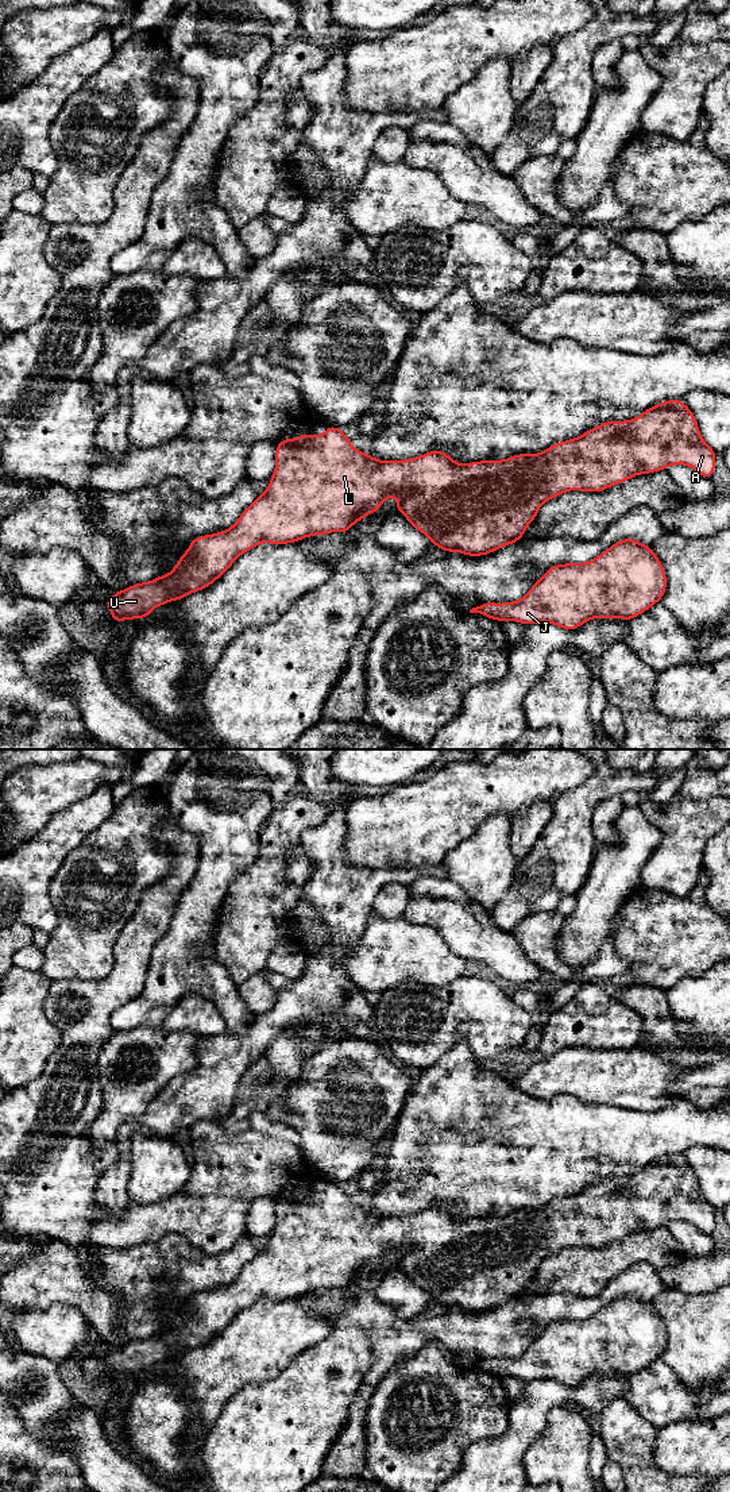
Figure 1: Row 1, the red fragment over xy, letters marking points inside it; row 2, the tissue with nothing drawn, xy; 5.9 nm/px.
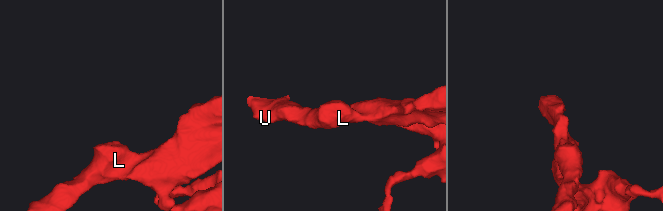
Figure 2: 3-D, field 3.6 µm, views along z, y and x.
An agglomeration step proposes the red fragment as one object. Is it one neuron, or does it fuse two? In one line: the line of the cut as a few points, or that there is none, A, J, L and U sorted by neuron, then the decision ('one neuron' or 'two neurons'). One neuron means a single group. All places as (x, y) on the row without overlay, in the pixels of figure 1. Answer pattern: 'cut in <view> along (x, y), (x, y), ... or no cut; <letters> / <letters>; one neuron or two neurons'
cut in xy along (476, 1363), (479, 1368); A L U / J; two neurons

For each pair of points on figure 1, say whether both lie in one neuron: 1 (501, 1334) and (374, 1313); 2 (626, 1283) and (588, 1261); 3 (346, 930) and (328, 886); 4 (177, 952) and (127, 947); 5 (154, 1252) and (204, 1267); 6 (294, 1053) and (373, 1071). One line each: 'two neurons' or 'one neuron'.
1: one neuron
2: two neurons
3: one neuron
4: two neurons
5: one neuron
6: two neurons

